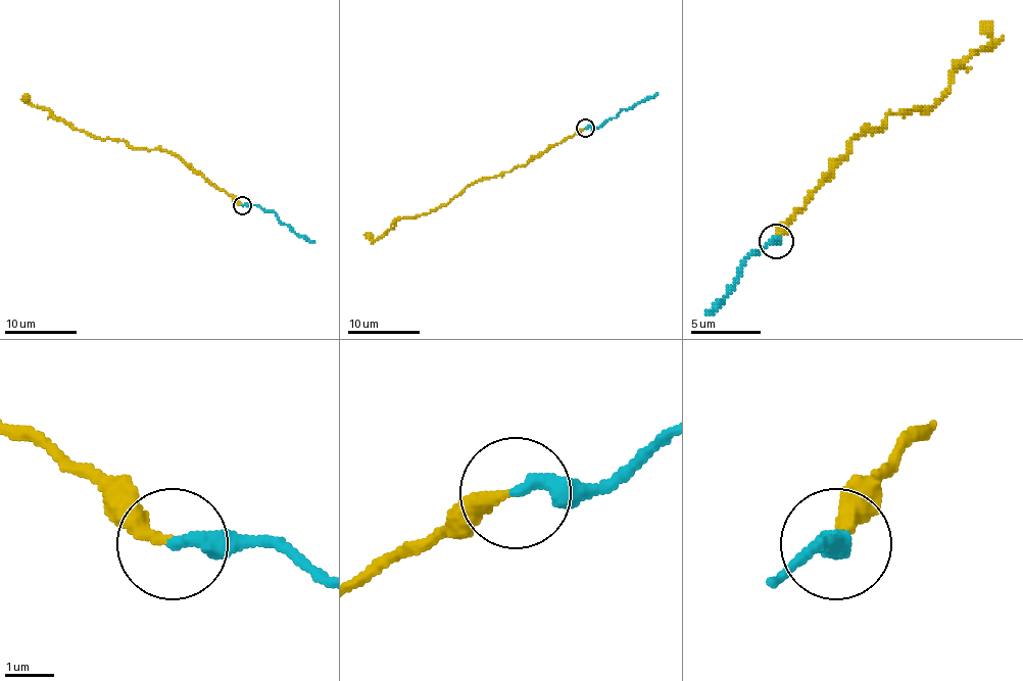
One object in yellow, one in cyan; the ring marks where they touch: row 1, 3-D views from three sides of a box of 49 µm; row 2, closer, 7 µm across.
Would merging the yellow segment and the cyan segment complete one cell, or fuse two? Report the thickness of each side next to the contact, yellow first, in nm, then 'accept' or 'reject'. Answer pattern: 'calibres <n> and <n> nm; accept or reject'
calibres 280 and 320 nm; reject

